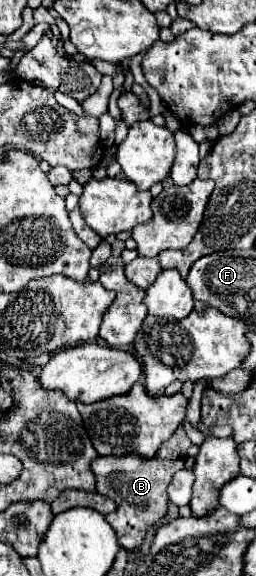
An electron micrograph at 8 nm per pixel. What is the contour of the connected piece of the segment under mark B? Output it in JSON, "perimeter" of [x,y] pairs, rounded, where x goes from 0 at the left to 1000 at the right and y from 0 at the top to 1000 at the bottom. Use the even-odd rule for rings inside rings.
{"perimeter":[[[699,740],[691,750],[668,757],[668,764],[629,771],[629,778],[613,781],[598,795],[559,795],[535,785],[504,785],[488,792],[402,792],[402,795],[387,792],[363,799],[355,816],[379,833],[379,854],[441,865],[457,875],[457,885],[410,896],[410,903],[434,910],[434,917],[457,927],[465,944],[488,955],[520,955],[551,948],[574,917],[645,896],[652,868],[660,868],[652,840],[668,837],[676,823],[715,813],[738,774],[746,767],[723,757],[715,740]],[[488,872],[496,872],[496,892],[488,892]]]}

